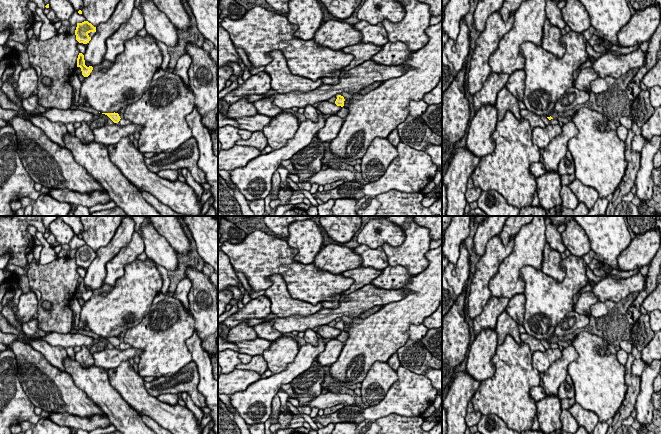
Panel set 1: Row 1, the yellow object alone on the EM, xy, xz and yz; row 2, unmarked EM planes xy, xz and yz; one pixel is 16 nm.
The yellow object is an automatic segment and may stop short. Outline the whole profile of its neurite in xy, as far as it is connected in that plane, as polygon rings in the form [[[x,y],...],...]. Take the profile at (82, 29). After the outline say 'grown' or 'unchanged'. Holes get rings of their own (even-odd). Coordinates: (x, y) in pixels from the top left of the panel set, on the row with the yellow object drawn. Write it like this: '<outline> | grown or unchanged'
[[[88,21],[82,23],[77,23],[75,30],[76,40],[79,43],[87,44],[91,40],[91,37],[88,35],[90,32],[96,32],[96,27],[94,27]]] | unchanged

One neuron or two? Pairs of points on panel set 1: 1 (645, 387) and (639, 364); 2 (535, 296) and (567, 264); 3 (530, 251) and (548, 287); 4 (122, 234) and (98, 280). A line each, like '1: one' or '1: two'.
1: two
2: one
3: two
4: one

